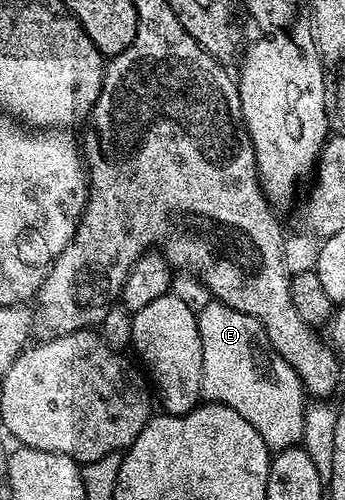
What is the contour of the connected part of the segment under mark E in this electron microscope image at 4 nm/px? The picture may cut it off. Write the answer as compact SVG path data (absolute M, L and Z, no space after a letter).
M210 301L198 312L202 349L201 389L205 400L225 403L234 413L246 417L266 441L269 449L295 447L301 442L304 429L306 392L294 369L268 346L264 327L254 317L238 313L225 303Z

